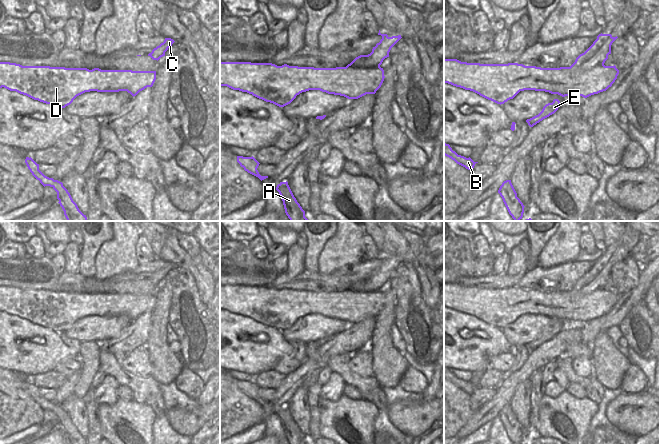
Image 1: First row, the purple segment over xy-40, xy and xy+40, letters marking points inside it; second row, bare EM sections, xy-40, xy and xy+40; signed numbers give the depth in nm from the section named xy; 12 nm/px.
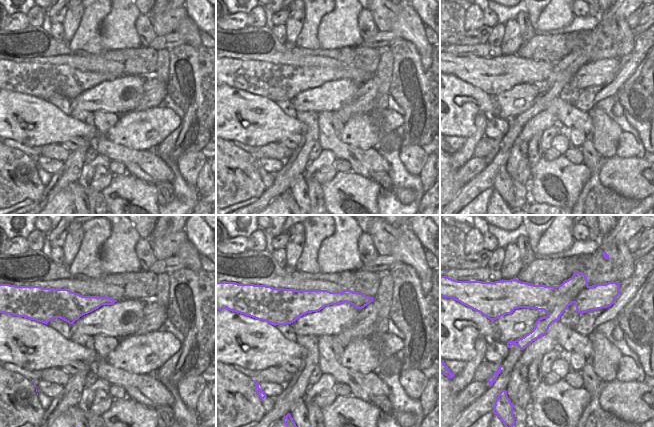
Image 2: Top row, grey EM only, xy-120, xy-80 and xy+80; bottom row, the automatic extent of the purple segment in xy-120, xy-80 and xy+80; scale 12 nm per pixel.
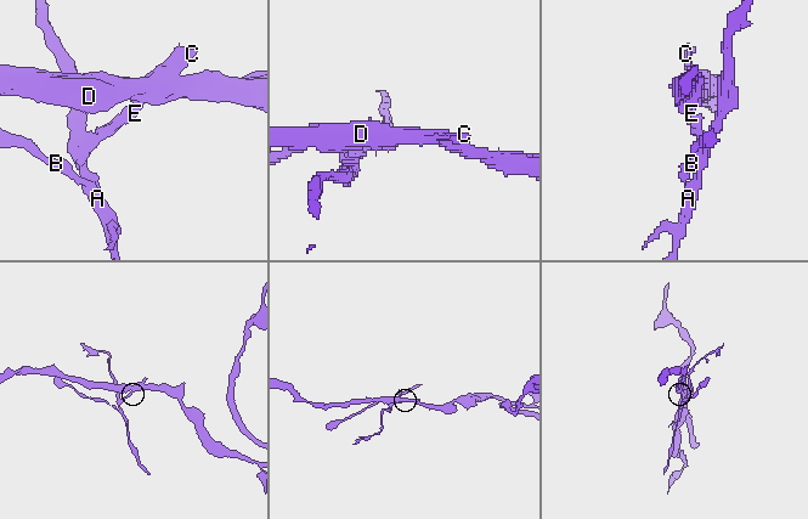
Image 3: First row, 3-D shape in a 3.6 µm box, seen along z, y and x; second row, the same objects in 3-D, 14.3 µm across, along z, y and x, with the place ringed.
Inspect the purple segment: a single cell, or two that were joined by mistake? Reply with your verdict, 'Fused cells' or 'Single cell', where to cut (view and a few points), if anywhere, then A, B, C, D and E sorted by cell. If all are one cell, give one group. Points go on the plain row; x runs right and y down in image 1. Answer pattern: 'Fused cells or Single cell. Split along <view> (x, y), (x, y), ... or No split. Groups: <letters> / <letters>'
Fused cells. Split along xy (353, 303), (343, 303), (340, 307), (331, 309), (326, 316). Groups: A B C E / D.

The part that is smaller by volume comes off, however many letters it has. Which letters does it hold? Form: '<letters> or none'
A, B, C, E

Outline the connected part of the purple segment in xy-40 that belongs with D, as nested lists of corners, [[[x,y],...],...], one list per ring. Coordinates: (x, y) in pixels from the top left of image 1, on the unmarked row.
[[[0,286],[0,312],[16,315],[58,333],[70,329],[85,316],[103,316],[106,310],[118,308],[120,303],[128,304],[130,310],[126,315],[134,321],[153,310],[156,295],[89,294]]]

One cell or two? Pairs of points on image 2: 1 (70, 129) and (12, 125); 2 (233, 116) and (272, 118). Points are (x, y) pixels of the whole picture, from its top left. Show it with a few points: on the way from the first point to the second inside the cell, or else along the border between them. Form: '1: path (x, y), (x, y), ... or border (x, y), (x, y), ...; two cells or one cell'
1: path (56, 129), (26, 130); one cell
2: path (240, 112), (247, 118), (262, 118); one cell

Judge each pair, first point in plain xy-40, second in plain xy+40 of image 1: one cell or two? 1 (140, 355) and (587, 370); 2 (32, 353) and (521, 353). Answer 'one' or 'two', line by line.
1: one
2: two

